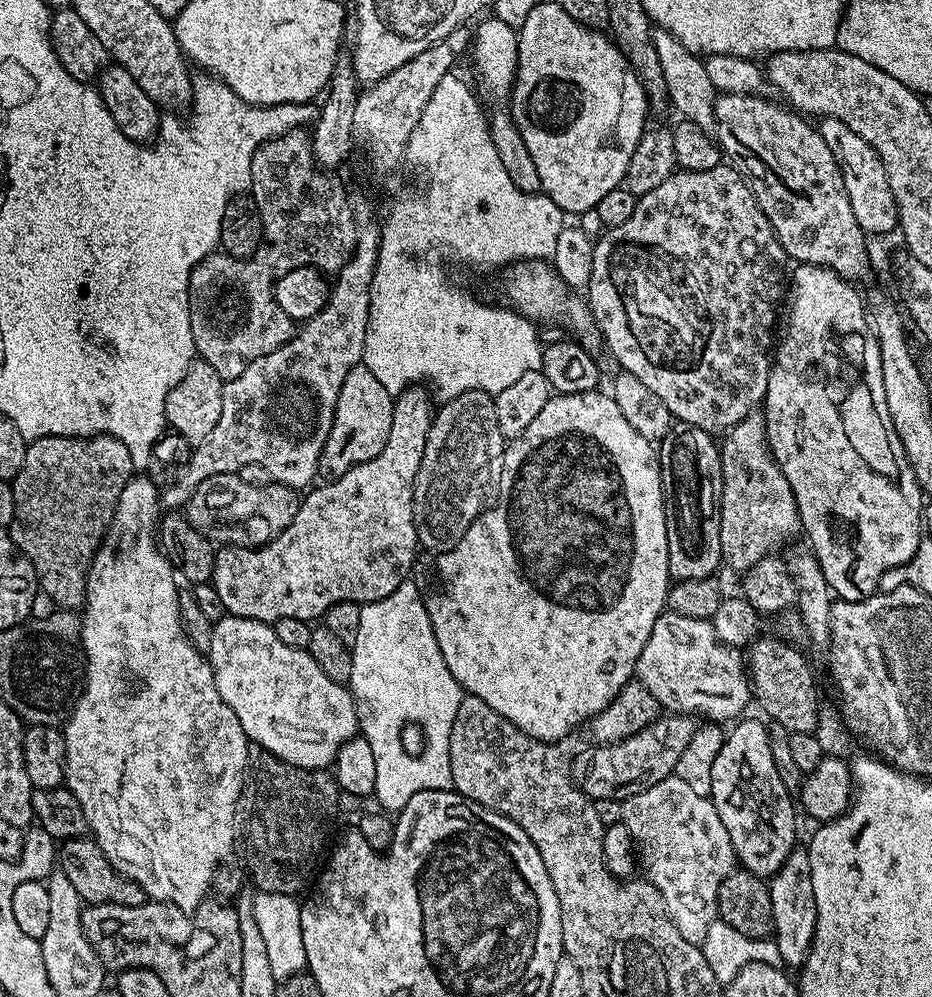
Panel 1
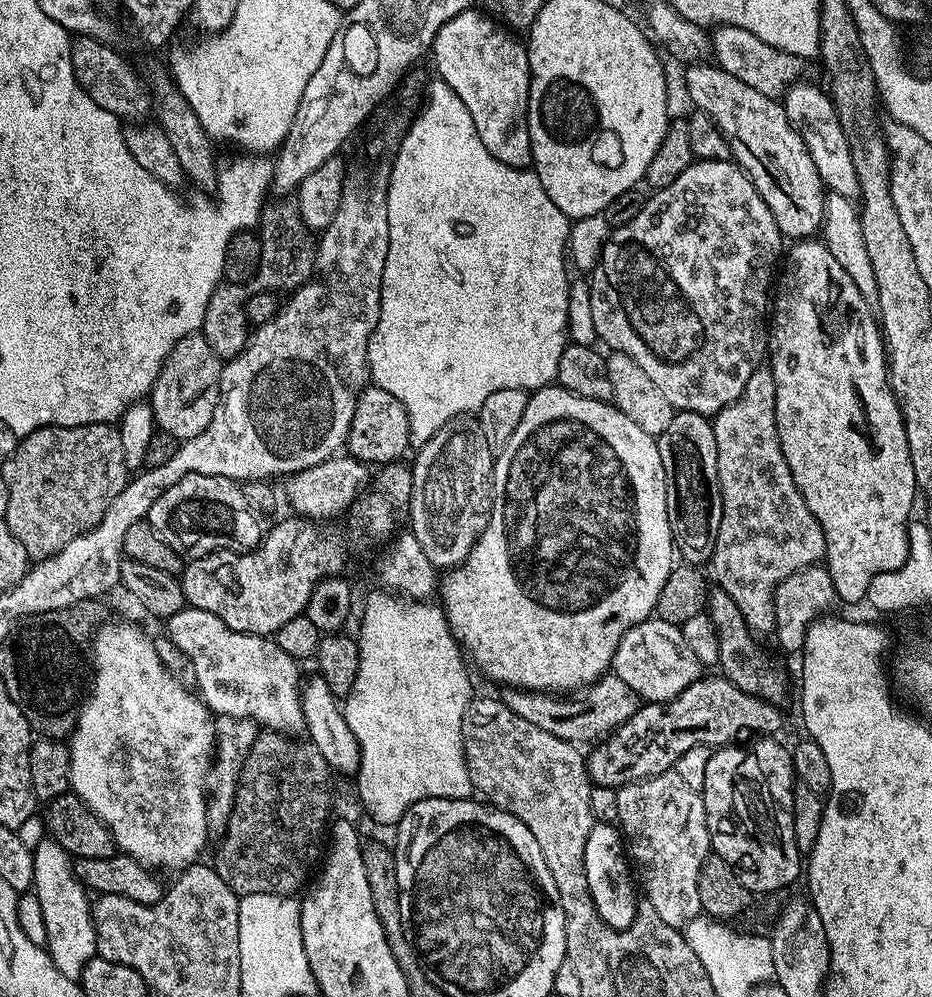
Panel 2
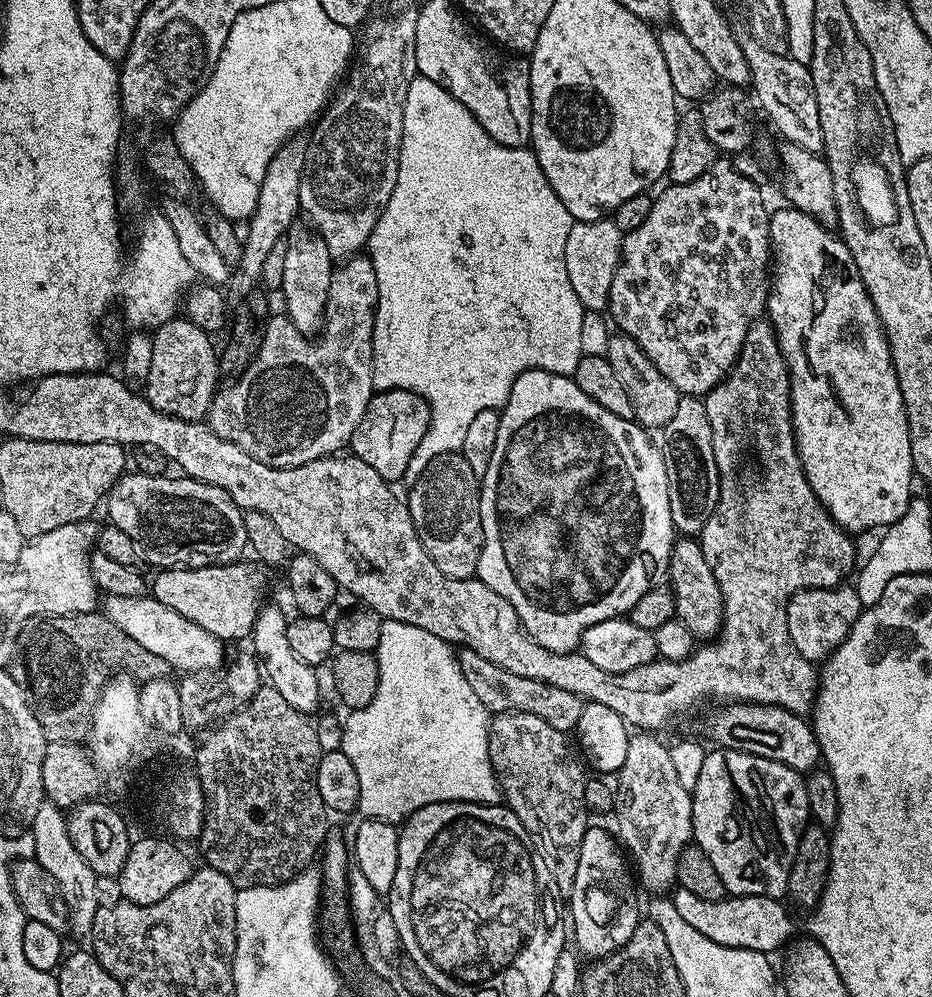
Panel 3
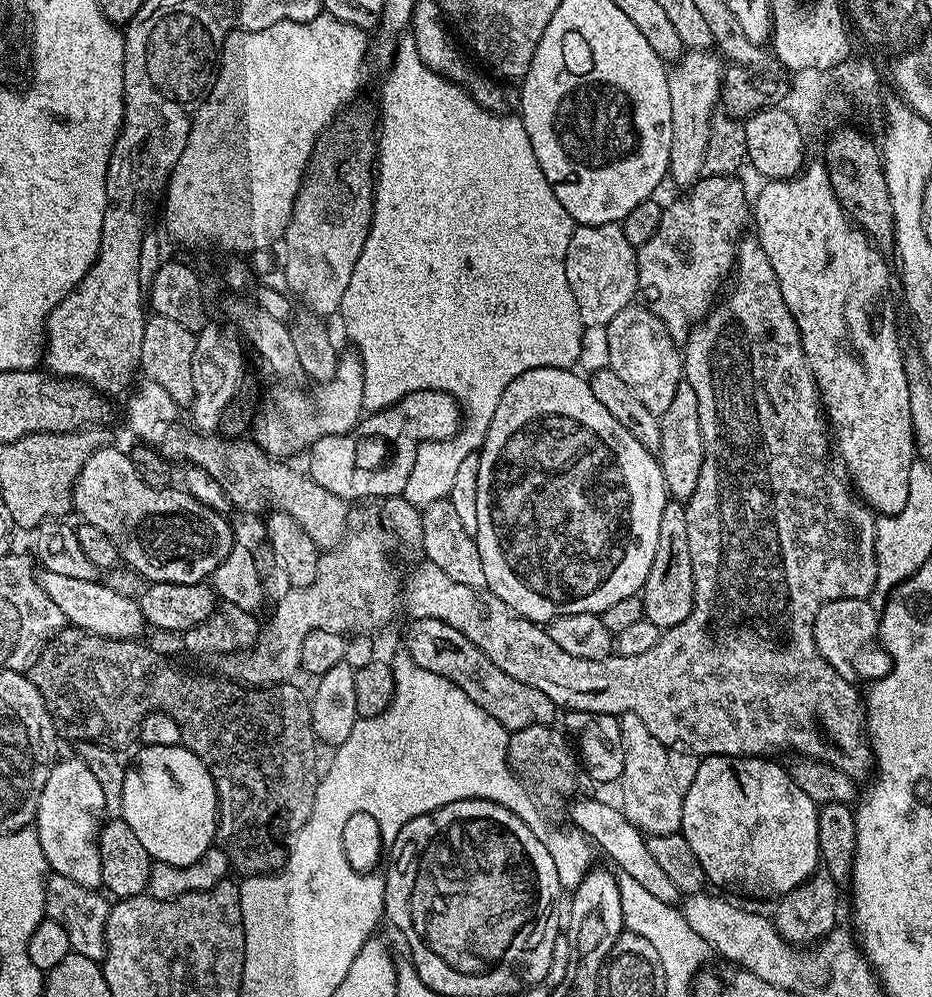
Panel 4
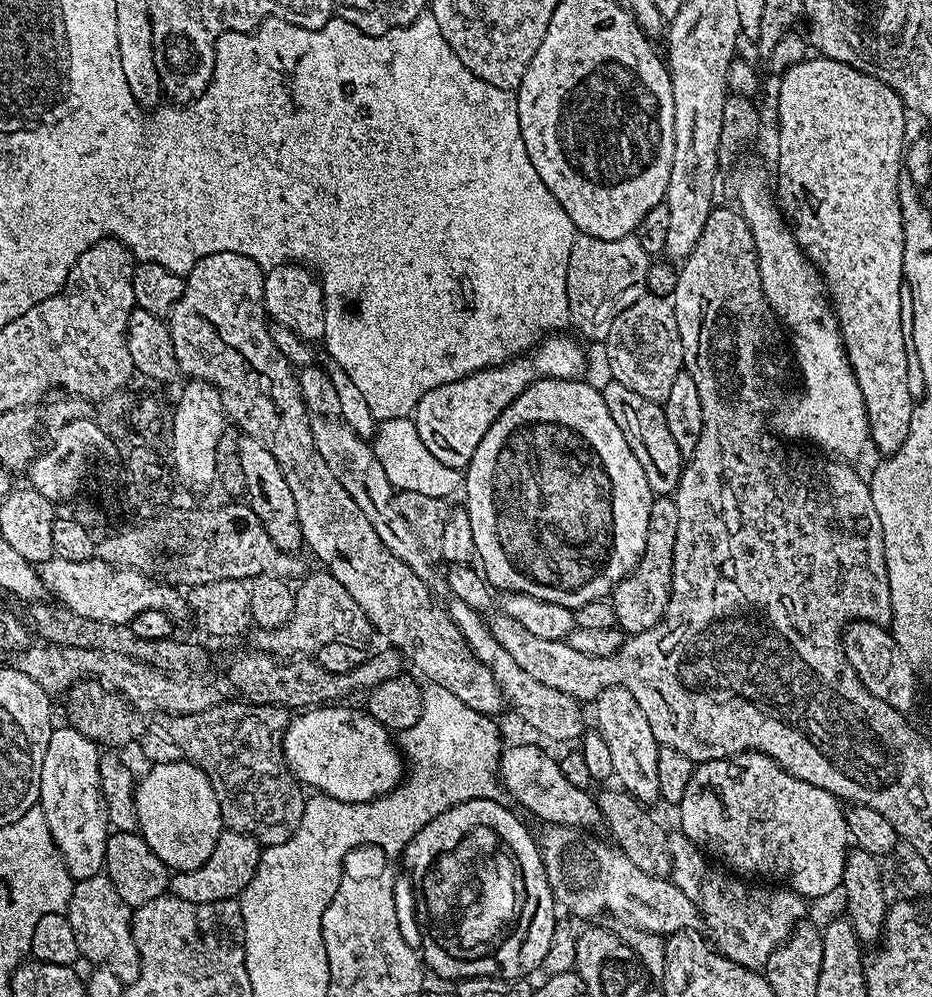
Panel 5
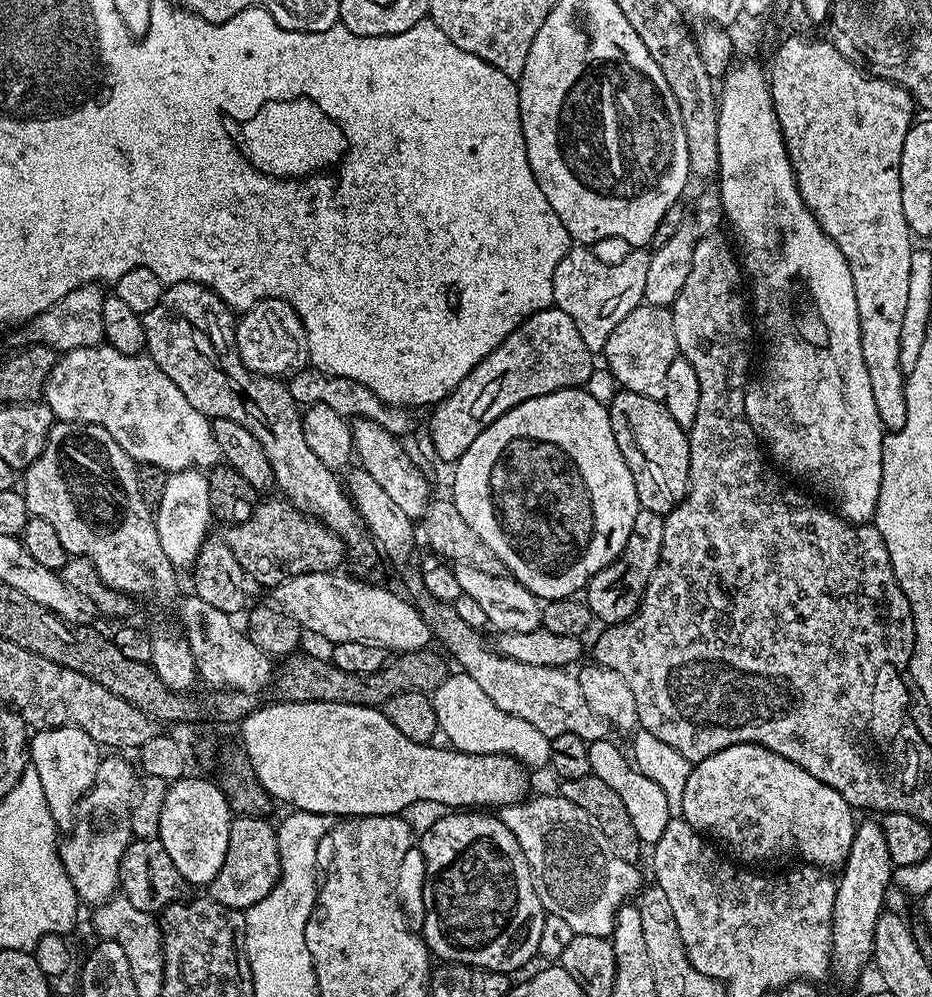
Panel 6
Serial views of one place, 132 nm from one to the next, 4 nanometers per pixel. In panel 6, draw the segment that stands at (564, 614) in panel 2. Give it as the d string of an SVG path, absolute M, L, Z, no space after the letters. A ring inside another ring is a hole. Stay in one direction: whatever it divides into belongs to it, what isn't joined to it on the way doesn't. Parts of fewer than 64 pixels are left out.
M583 387L563 388L550 394L542 394L538 398L530 398L518 406L514 406L502 418L498 418L474 442L470 442L470 450L455 461L456 473L452 476L451 500L458 506L458 514L466 518L468 525L474 529L477 541L490 546L498 558L502 558L504 570L513 580L517 580L526 590L530 590L537 600L567 600L583 593L588 587L590 578L598 574L610 562L614 562L622 554L626 542L630 538L630 530L634 530L634 518L640 513L638 490L634 486L634 478L630 474L630 466L626 466L626 458L622 458L622 450L618 450L618 442L614 438L614 430L610 426L608 409L598 398L594 398Z

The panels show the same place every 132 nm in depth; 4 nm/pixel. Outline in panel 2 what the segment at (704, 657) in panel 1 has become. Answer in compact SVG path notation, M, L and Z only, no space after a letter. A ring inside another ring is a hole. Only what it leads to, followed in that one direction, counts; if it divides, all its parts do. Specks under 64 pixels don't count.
M649 618L626 630L626 634L618 642L611 671L618 678L622 678L622 682L626 682L630 690L637 692L641 701L651 702L672 700L682 694L686 686L701 679L702 665L694 650L690 650L681 625Z

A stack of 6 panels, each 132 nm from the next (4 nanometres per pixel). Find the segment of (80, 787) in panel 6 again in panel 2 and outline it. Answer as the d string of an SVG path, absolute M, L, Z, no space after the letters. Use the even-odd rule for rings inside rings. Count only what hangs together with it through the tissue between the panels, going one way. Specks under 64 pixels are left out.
M43 838L32 848L34 878L32 888L40 906L43 921L46 924L46 951L48 956L66 974L66 978L79 981L84 968L97 955L96 927L92 921L92 904L84 883L76 877L73 857L58 842Z

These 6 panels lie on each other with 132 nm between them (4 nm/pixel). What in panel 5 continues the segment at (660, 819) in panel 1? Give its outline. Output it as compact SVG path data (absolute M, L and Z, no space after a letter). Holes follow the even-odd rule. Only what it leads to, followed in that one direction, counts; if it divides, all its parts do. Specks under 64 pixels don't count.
M607 688L598 694L594 701L596 708L595 731L606 742L610 749L612 771L619 787L631 794L645 806L652 806L660 800L660 786L658 784L658 754L660 743L654 738L654 730L650 730L650 721L646 718L642 706L634 702L634 694L625 688Z

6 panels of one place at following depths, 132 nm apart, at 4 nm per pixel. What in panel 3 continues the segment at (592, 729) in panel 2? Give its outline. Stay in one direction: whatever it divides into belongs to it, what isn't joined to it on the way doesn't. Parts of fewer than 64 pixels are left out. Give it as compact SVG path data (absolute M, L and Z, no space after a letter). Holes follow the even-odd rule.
M461 647L458 652L460 669L466 674L466 682L470 682L470 690L478 694L478 702L486 706L489 713L525 712L542 718L542 722L550 722L554 730L565 734L571 733L582 714L585 701L570 694L568 690L558 690L558 686L550 686L546 682L538 682L534 678L518 678L518 674L510 674L510 670L502 670L494 666L494 662L486 662L482 654L474 654L474 650Z

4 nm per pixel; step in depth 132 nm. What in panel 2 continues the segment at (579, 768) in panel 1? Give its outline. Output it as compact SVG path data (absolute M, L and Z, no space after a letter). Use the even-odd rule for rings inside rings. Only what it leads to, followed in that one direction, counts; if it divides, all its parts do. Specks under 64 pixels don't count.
M705 675L699 680L695 680L690 686L686 686L686 690L682 690L682 694L678 694L672 700L654 700L651 702L641 703L640 709L615 732L611 733L606 739L595 745L596 748L586 756L588 766L588 778L597 788L620 788L624 784L633 784L635 780L648 780L651 776L661 776L664 772L673 771L678 762L678 758L682 758L682 754L686 754L686 750L694 750L694 746L699 744L707 744L709 746L732 746L737 742L748 742L753 738L772 738L777 735L776 731L784 724L784 716L780 713L781 709L777 705L770 703L768 700L758 698L754 694L746 694L746 690L738 690L738 686L734 686L729 680L725 680L723 675L716 676Z

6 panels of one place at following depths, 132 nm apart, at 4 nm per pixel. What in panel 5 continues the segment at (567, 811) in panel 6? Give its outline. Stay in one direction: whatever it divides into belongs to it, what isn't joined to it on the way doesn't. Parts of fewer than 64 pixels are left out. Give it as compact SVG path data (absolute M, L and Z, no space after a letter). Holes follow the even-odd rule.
M548 826L543 830L544 837L541 835L538 843L546 878L552 887L552 896L563 911L565 908L576 916L613 912L621 916L621 921L657 934L701 927L700 909L693 897L682 894L671 879L638 870L615 843L599 840L596 834L583 828Z

